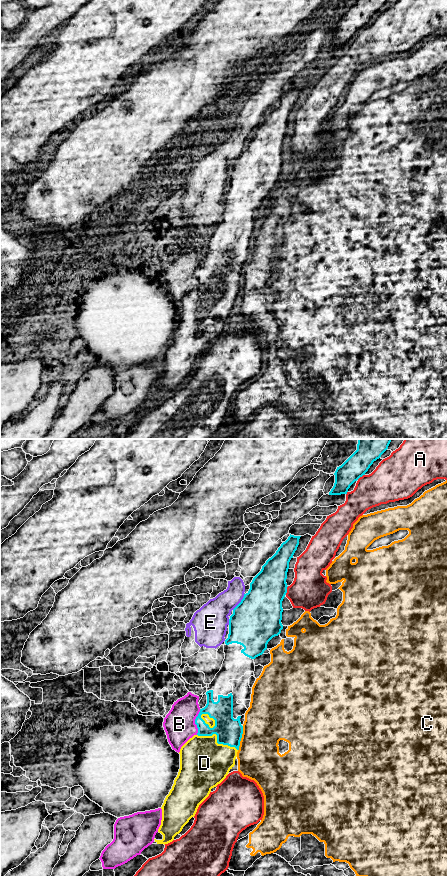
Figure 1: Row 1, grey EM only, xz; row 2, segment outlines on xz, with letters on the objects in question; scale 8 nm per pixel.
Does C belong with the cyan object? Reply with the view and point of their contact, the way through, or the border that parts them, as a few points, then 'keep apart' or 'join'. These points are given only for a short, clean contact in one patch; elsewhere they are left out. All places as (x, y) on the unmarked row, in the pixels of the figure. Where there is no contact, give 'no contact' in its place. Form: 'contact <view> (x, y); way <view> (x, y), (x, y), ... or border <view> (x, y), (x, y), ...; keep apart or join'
contact xz (241, 289); border xz (243, 278), (238, 302); keep apart

